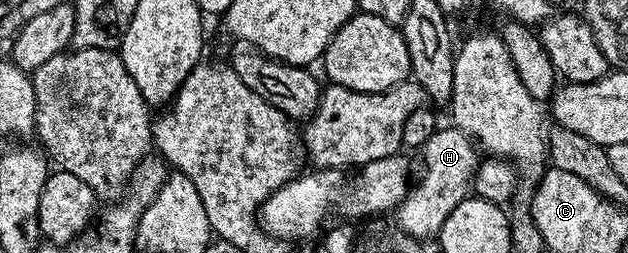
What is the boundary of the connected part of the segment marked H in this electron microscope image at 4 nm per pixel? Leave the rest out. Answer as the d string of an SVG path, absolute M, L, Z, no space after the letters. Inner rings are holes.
M442 126L427 141L423 148L425 154L425 172L421 180L412 184L405 200L395 208L396 226L414 237L437 237L441 234L443 221L451 217L453 210L461 202L470 198L473 174L477 172L479 148L469 136L458 127Z

